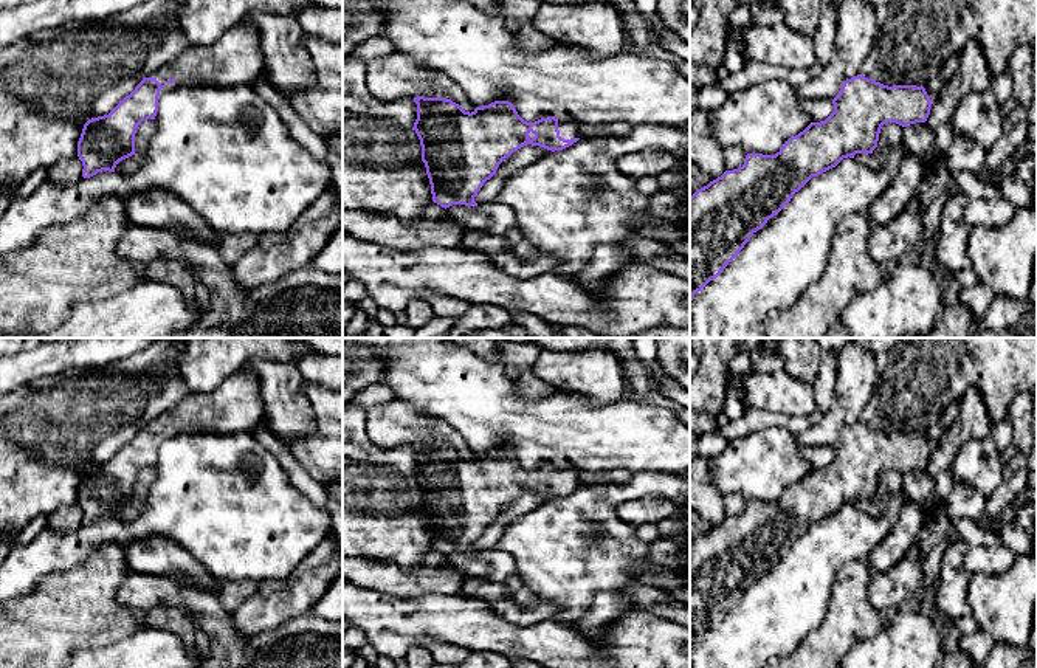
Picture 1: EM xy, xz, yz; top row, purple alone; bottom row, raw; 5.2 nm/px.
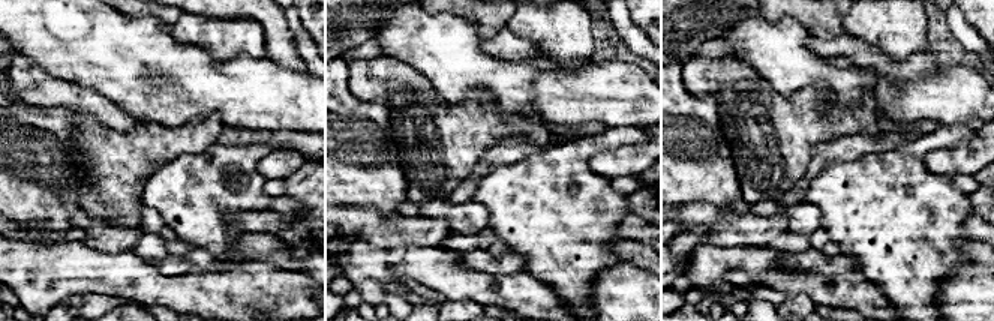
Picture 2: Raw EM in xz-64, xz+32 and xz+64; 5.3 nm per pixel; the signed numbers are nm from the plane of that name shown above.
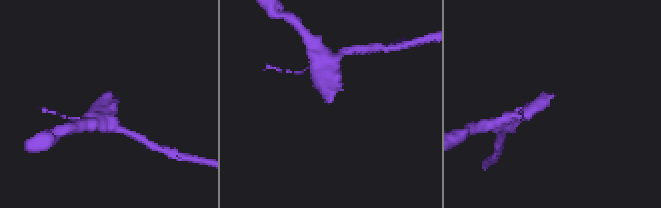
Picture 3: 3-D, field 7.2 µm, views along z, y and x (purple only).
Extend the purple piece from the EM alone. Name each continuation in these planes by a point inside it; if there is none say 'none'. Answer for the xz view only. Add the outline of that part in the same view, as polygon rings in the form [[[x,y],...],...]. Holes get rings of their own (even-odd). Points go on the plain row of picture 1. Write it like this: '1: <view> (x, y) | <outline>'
1: xz (568, 476) | [[[558,465],[558,477],[560,477],[560,484],[564,487],[580,485],[577,470]]]

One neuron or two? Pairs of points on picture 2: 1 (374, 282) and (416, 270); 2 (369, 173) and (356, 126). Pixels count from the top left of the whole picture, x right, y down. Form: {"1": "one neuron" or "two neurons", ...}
{"1": "one neuron", "2": "one neuron"}

